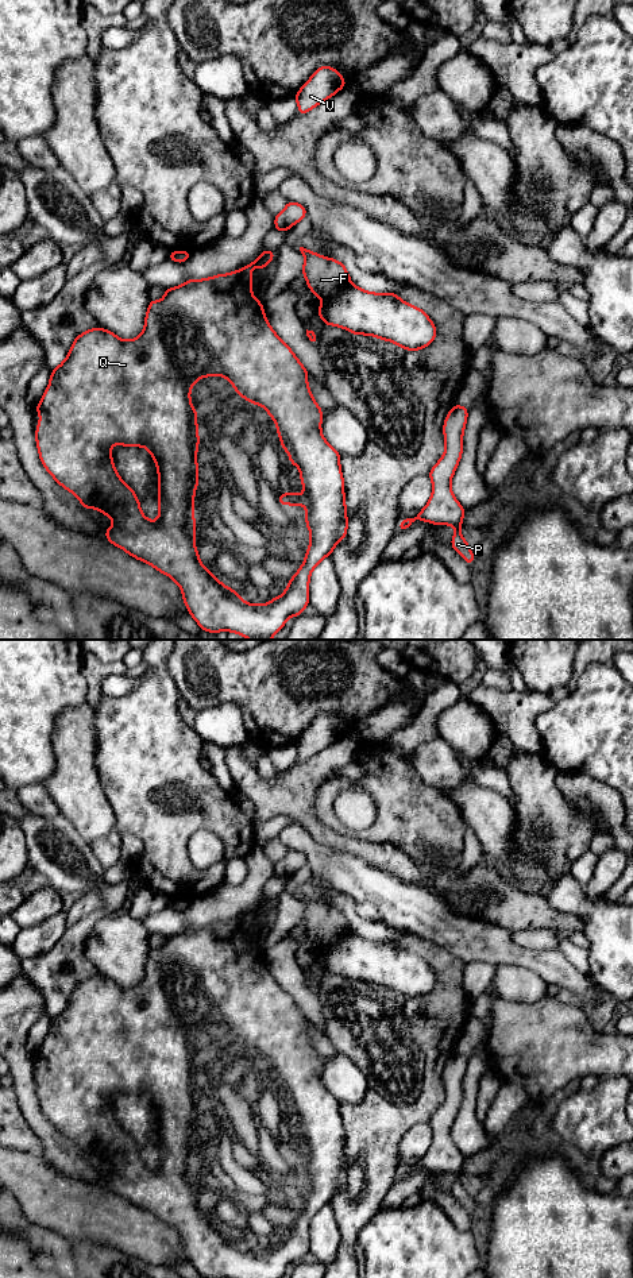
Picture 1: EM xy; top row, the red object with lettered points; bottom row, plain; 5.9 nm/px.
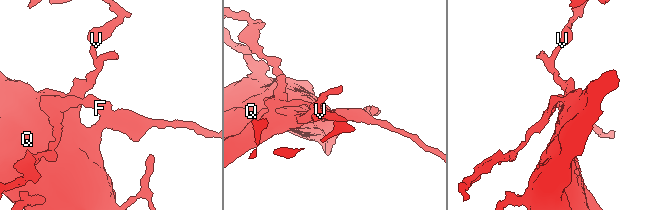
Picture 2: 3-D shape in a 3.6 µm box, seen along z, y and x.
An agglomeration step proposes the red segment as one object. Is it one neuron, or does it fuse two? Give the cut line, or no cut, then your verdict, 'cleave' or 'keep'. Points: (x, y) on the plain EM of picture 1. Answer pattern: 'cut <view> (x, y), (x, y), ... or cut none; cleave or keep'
cut xy (350, 931), (323, 948); cleave

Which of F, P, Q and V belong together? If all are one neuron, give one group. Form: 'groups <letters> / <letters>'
groups F / P Q V

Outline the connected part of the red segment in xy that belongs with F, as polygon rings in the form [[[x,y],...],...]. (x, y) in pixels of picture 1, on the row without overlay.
[[[301,891],[296,896],[305,904],[301,922],[314,943],[325,947],[351,933],[350,922],[341,910],[314,901]]]

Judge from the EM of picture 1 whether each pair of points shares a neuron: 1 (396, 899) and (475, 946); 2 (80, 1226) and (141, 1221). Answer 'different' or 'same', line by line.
1: same
2: same

